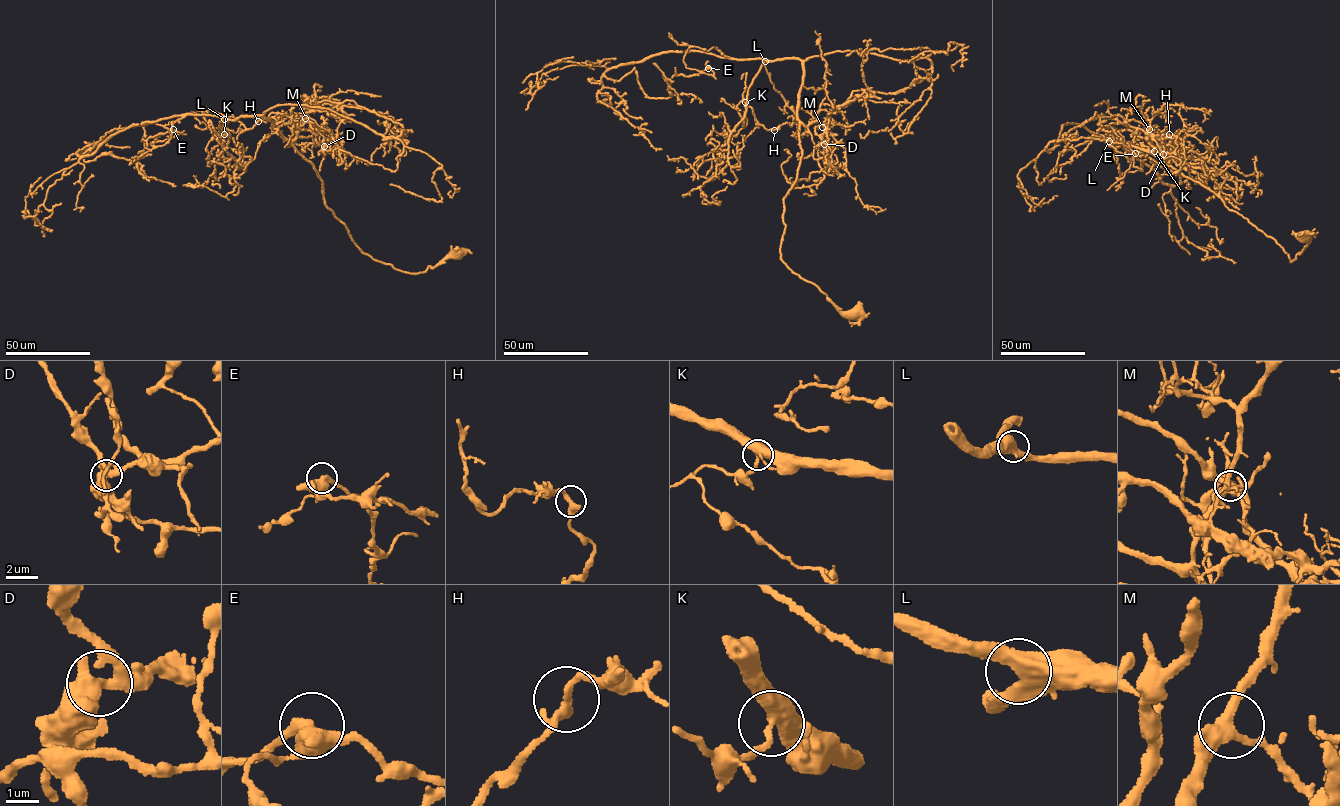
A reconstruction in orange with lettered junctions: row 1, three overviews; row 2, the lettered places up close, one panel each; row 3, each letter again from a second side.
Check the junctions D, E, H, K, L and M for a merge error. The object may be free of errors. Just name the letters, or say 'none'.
D

